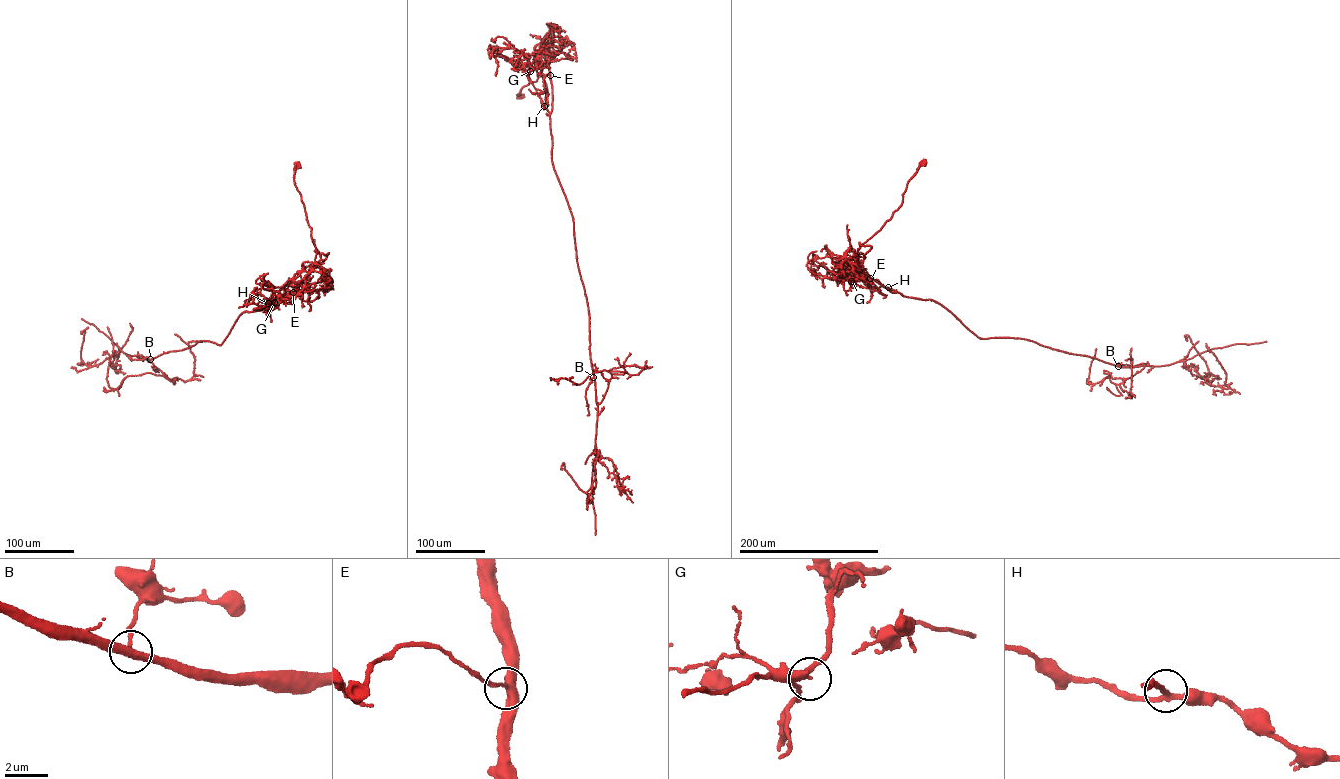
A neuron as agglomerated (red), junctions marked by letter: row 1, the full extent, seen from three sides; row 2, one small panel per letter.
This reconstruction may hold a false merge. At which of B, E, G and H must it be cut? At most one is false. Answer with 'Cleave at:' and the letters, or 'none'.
Cleave at: none

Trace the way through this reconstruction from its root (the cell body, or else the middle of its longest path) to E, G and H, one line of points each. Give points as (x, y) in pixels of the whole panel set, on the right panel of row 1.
E: (923, 162), (908, 182), (901, 205), (855, 254), (870, 278)
G: (923, 162), (908, 182), (901, 205), (847, 260), (843, 273), (846, 277), (851, 275), (851, 281)
H: (923, 162), (908, 182), (901, 205), (855, 254), (865, 273), (888, 287)

